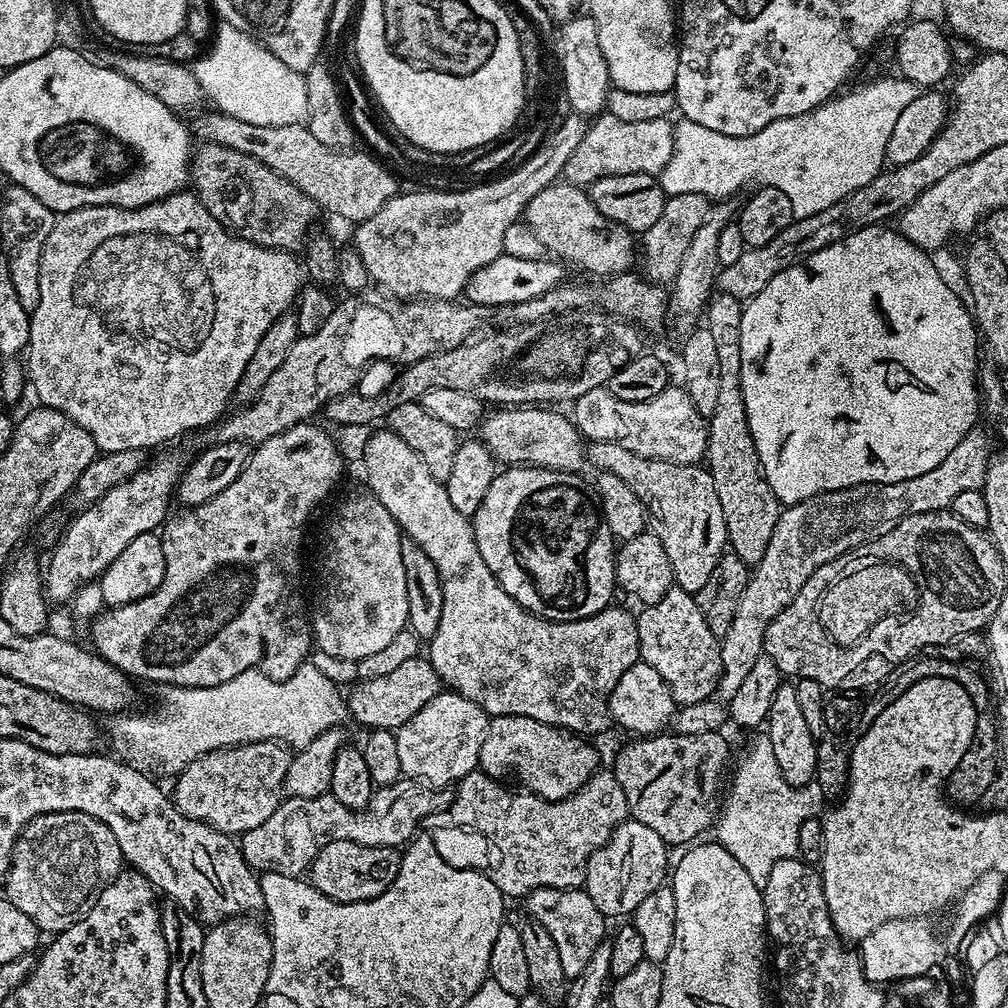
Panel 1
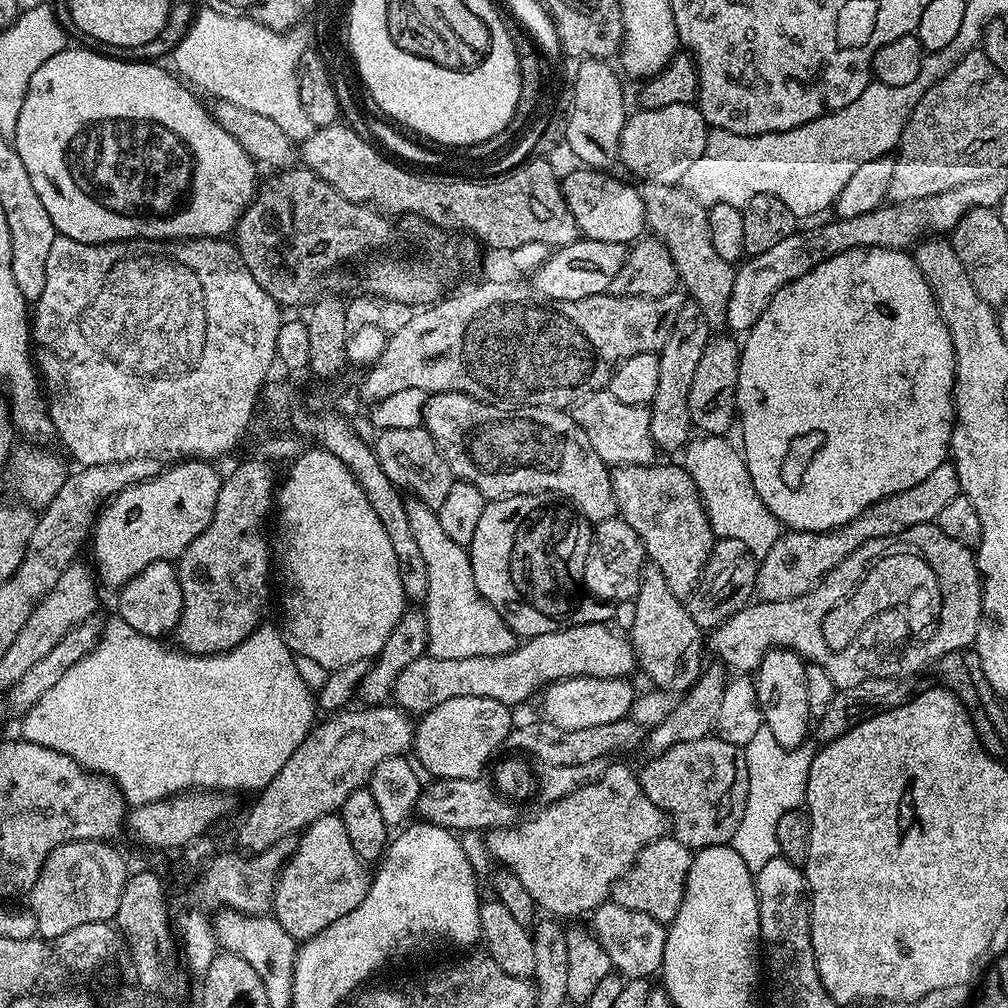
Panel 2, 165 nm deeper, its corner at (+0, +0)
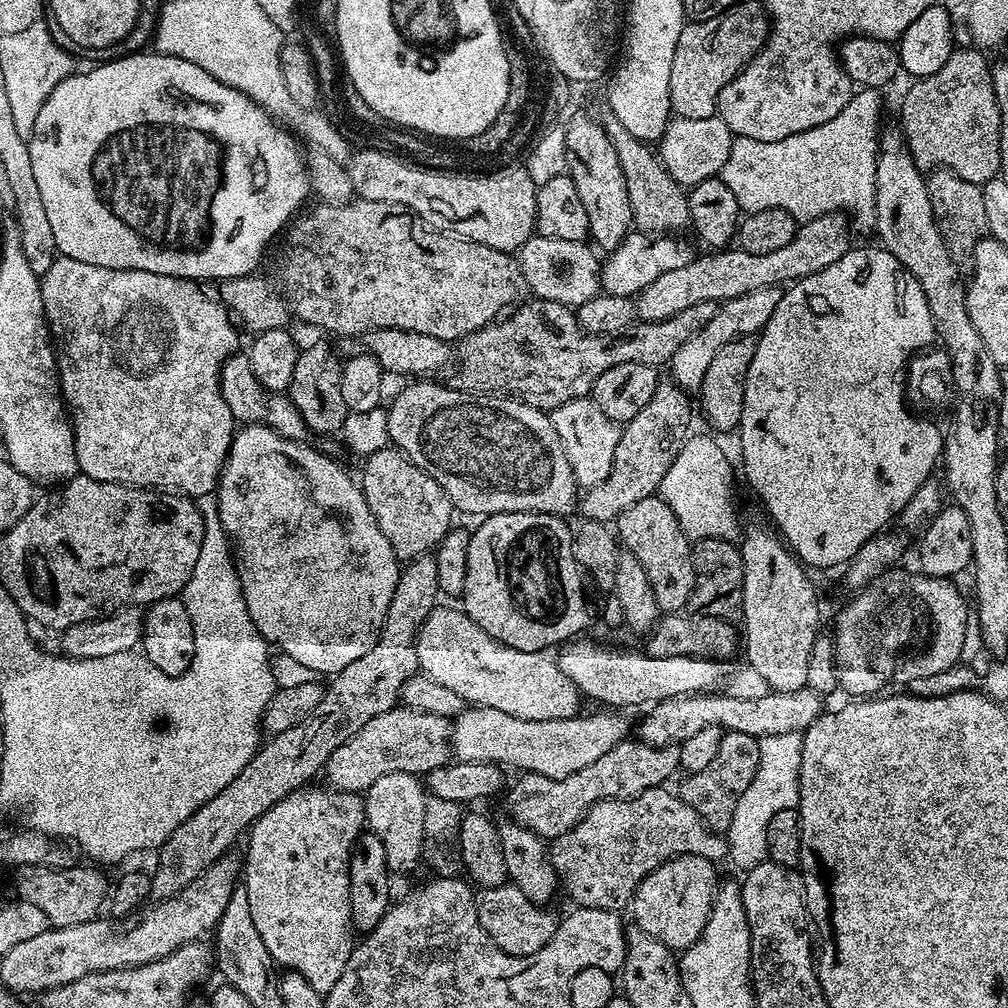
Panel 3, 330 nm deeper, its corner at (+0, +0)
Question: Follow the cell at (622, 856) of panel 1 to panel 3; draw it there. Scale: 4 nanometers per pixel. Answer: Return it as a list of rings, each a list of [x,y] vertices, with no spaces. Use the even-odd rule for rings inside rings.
[[[675,856],[672,860],[667,860],[662,866],[658,866],[638,886],[638,890],[632,896],[630,913],[634,919],[635,927],[642,929],[650,938],[658,938],[668,948],[673,950],[683,950],[696,942],[706,926],[706,922],[712,913],[712,904],[716,901],[716,880],[717,865],[711,860],[701,856]]]

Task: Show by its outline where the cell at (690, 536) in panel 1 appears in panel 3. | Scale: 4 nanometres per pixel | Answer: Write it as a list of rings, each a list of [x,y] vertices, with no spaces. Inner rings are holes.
[[[659,495],[642,498],[642,502],[634,502],[630,510],[622,510],[622,514],[614,521],[618,540],[627,551],[633,552],[642,562],[642,570],[646,570],[646,578],[650,578],[650,586],[654,590],[654,598],[658,598],[661,613],[680,614],[689,607],[694,590],[694,566],[692,565],[692,544],[688,536],[678,526],[678,518],[674,518],[674,510]]]

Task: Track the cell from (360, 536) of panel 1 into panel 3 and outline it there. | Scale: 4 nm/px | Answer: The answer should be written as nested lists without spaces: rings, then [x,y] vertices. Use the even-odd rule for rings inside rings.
[[[265,424],[243,425],[233,436],[228,456],[224,459],[224,468],[220,472],[219,483],[215,488],[216,509],[222,520],[222,526],[228,531],[228,538],[234,549],[236,573],[242,586],[246,610],[254,626],[264,635],[269,645],[290,654],[290,658],[302,662],[302,666],[310,666],[312,673],[335,674],[350,666],[350,662],[362,658],[362,654],[366,654],[366,650],[374,646],[384,625],[390,598],[394,598],[394,586],[400,577],[402,564],[395,550],[390,546],[390,542],[386,542],[386,534],[378,530],[378,522],[374,514],[370,514],[370,506],[366,506],[366,498],[360,490],[359,483],[353,477],[351,480],[330,457],[323,456],[322,453],[315,452],[306,445],[307,443],[298,440],[282,438]]]

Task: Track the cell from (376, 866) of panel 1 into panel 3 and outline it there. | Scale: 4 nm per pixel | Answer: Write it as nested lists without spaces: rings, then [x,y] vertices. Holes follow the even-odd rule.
[[[305,786],[298,792],[292,792],[282,802],[278,802],[266,814],[262,814],[252,825],[247,833],[248,857],[245,855],[242,860],[242,887],[246,890],[246,898],[250,898],[250,918],[254,918],[254,927],[258,934],[262,934],[262,943],[266,950],[270,950],[273,961],[281,969],[289,972],[302,974],[306,982],[321,994],[326,994],[342,978],[342,970],[346,970],[346,962],[350,958],[354,947],[354,929],[352,927],[352,915],[350,914],[350,858],[352,849],[356,846],[356,840],[360,833],[365,831],[366,821],[364,818],[364,801],[355,792],[340,792],[337,788],[323,786],[324,788],[312,788],[316,786]]]

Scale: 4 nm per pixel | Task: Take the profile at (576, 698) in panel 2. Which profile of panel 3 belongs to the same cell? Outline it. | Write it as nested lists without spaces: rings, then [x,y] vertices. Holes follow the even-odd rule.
[[[459,607],[433,608],[416,635],[416,649],[420,672],[434,682],[442,682],[442,686],[447,686],[449,690],[454,690],[454,694],[464,699],[465,705],[502,710],[523,720],[570,718],[581,711],[582,693],[574,686],[574,682],[570,682],[570,678],[566,678],[566,674],[562,674],[559,663],[553,657],[551,660],[547,651],[514,650],[514,646],[506,646],[490,638],[490,634],[486,634],[486,630],[482,630],[482,626],[478,626],[478,622],[474,622]]]

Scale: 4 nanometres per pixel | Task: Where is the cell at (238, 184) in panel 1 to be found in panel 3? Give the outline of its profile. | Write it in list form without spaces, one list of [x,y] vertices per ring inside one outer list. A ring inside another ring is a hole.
[[[361,199],[346,204],[316,202],[313,208],[311,206],[305,207],[303,211],[289,220],[288,227],[284,229],[279,244],[280,280],[278,279],[278,284],[282,289],[284,299],[288,302],[291,315],[295,319],[297,316],[298,319],[313,324],[316,328],[325,328],[326,331],[333,332],[336,336],[361,335],[360,337],[363,337],[369,332],[377,332],[380,328],[397,328],[398,330],[410,330],[418,334],[430,334],[436,336],[439,340],[459,342],[465,336],[469,336],[471,332],[476,332],[479,328],[484,328],[487,324],[493,323],[501,313],[511,309],[521,299],[519,296],[526,292],[520,261],[513,253],[494,250],[490,246],[482,246],[473,240],[465,240],[462,236],[433,230],[425,224],[422,217],[411,212],[406,206],[398,206],[394,202]]]

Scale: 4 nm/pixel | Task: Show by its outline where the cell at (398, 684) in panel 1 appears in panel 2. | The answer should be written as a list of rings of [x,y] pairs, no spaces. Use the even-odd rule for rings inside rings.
[[[579,624],[578,626],[570,626],[562,630],[554,630],[550,634],[538,634],[537,636],[527,637],[523,642],[517,643],[513,652],[507,652],[501,656],[475,656],[474,658],[434,658],[427,654],[418,657],[414,662],[410,662],[410,666],[406,666],[406,670],[402,670],[396,679],[396,685],[392,687],[392,696],[395,703],[402,711],[409,714],[423,714],[434,710],[434,706],[442,706],[442,702],[450,702],[450,698],[494,698],[498,702],[509,706],[517,706],[523,700],[528,700],[532,696],[532,691],[543,689],[545,686],[555,684],[558,680],[567,680],[570,676],[593,676],[594,678],[628,678],[633,674],[637,667],[636,653],[632,651],[632,645],[627,639],[624,640],[616,632],[611,632],[608,624]]]

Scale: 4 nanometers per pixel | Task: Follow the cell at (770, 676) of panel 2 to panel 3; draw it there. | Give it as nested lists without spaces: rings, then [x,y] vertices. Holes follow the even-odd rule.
[[[752,528],[749,532],[747,529],[738,544],[744,571],[742,652],[748,655],[747,667],[758,670],[771,691],[793,692],[806,685],[810,646],[814,646],[821,631],[820,604],[805,565],[768,528]]]

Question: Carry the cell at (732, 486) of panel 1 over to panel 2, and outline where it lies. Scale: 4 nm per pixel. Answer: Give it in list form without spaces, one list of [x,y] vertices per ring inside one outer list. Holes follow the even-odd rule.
[[[645,183],[640,188],[640,197],[646,210],[647,231],[655,239],[661,240],[670,258],[674,258],[683,291],[690,297],[691,303],[698,305],[702,314],[706,314],[709,329],[723,329],[726,324],[726,306],[734,290],[736,268],[714,251],[714,242],[710,242],[708,208],[680,184]]]

